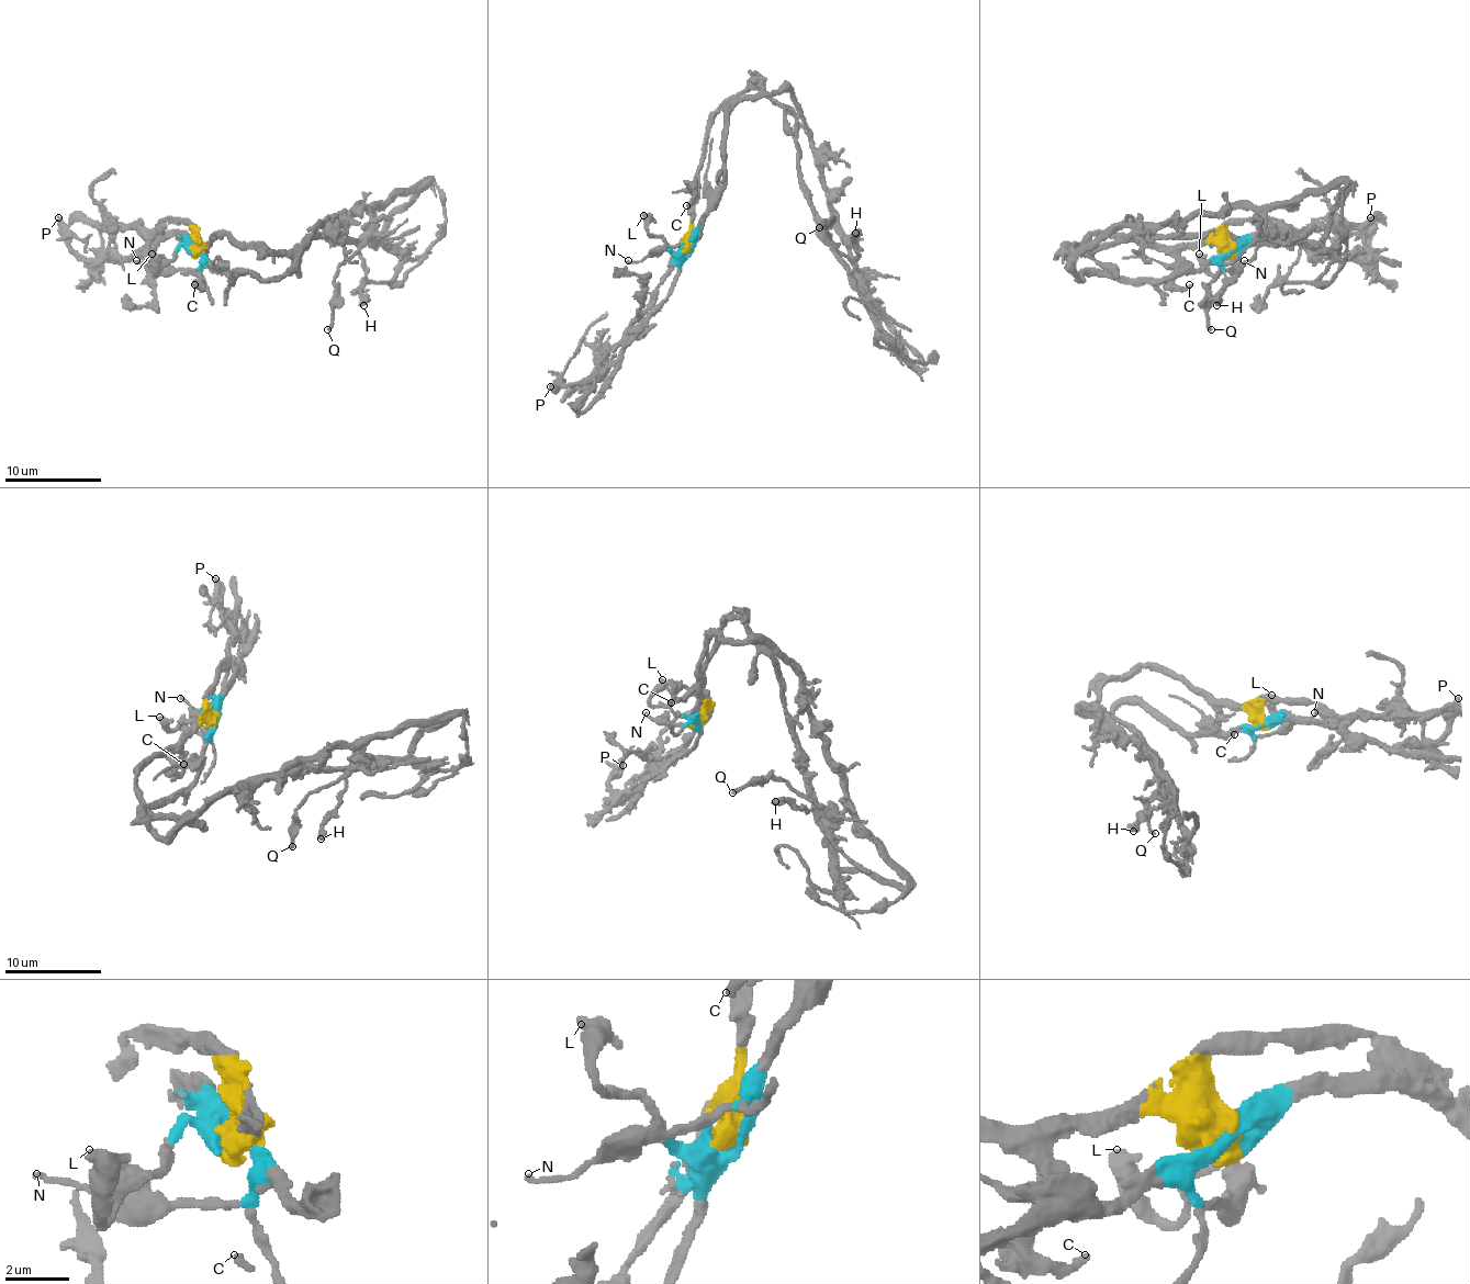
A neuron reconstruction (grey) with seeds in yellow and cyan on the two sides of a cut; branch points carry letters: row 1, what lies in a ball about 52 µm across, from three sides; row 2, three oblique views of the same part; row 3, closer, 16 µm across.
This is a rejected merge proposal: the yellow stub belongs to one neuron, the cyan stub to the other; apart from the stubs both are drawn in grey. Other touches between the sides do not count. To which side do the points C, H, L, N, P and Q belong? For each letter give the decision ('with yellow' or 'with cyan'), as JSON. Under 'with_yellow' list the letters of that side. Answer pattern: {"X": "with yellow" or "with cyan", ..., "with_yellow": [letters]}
{"C": "with yellow", "H": "with yellow", "L": "with cyan", "N": "with cyan", "P": "with cyan", "Q": "with cyan", "with_yellow": ["C", "H"]}

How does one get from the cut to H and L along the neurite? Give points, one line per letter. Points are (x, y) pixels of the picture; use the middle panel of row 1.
H: (689, 247), (709, 120), (750, 88), (796, 120), (803, 194), (846, 271), (856, 233)
L: (689, 247), (685, 252), (673, 249), (649, 233), (643, 216)

